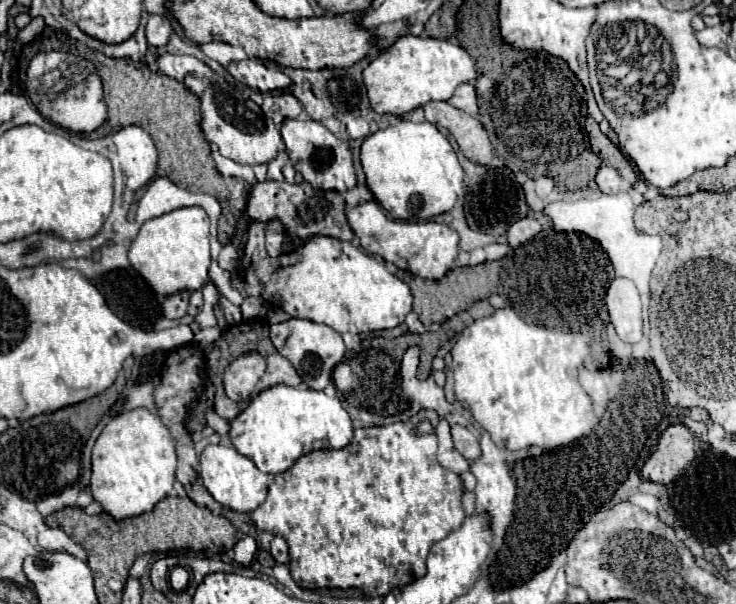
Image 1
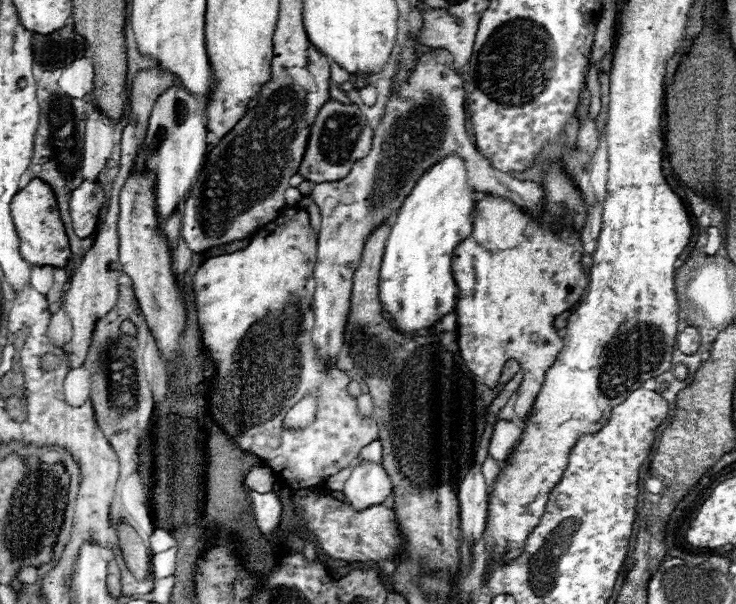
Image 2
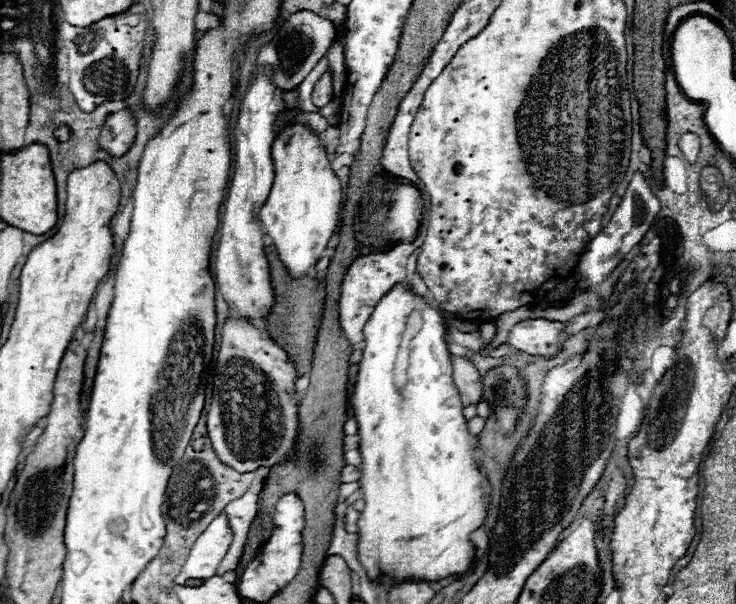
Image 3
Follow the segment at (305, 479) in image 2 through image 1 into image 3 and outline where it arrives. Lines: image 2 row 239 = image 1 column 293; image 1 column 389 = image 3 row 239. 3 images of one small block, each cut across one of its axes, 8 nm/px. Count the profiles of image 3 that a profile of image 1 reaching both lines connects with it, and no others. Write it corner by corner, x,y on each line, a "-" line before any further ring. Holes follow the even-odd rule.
302,124
286,126
280,136
272,144
272,160
274,160
274,184
266,204
262,206
258,220
262,222
262,230
272,238
272,244
292,276
292,280
304,278
310,274
334,228
338,224
340,198
342,188
340,180
330,168
326,158
326,150
320,142
320,136
310,132

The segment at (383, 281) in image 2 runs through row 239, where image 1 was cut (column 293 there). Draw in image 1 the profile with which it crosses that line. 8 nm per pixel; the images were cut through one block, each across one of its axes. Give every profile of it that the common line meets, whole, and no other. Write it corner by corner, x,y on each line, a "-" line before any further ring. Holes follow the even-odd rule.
272,386
268,390
262,390
246,410
242,410
232,422
230,422
230,442
238,450
238,454
250,458
258,470
264,474
282,474
294,466
294,462
312,450
340,450
352,440
352,420
348,412
344,410
342,402
338,398
330,398
324,392
310,390
310,388
290,388
290,386

